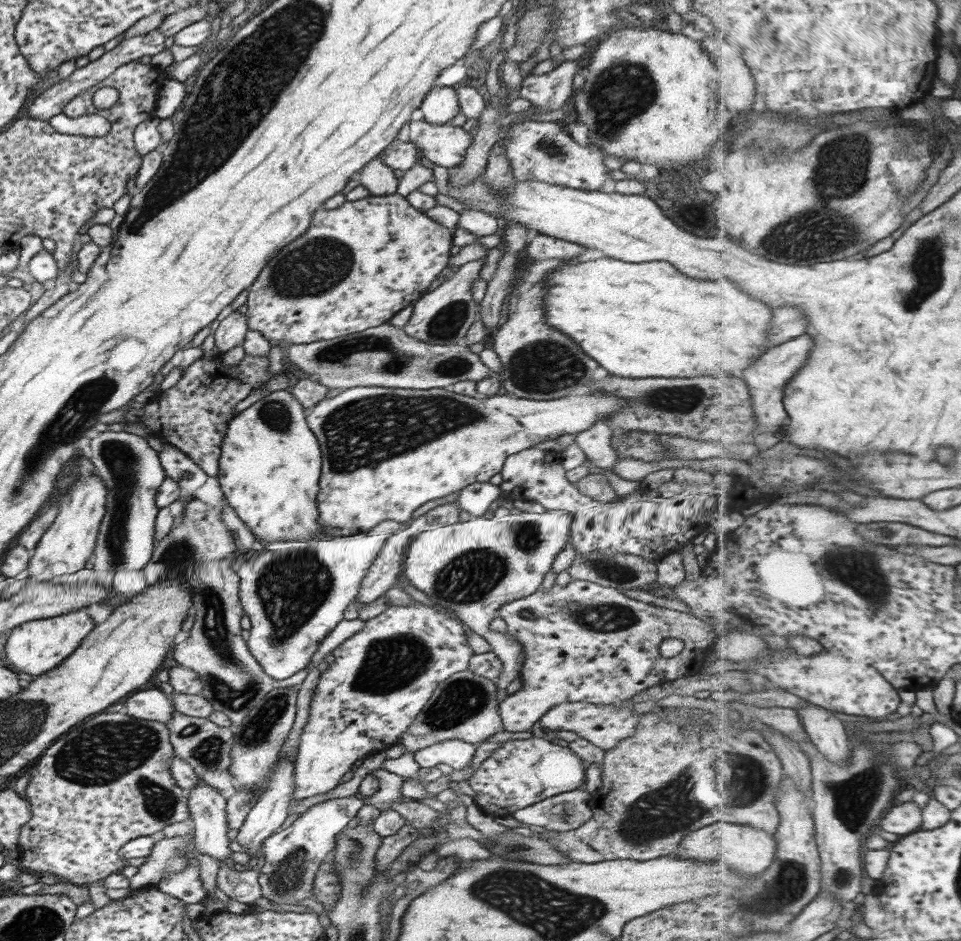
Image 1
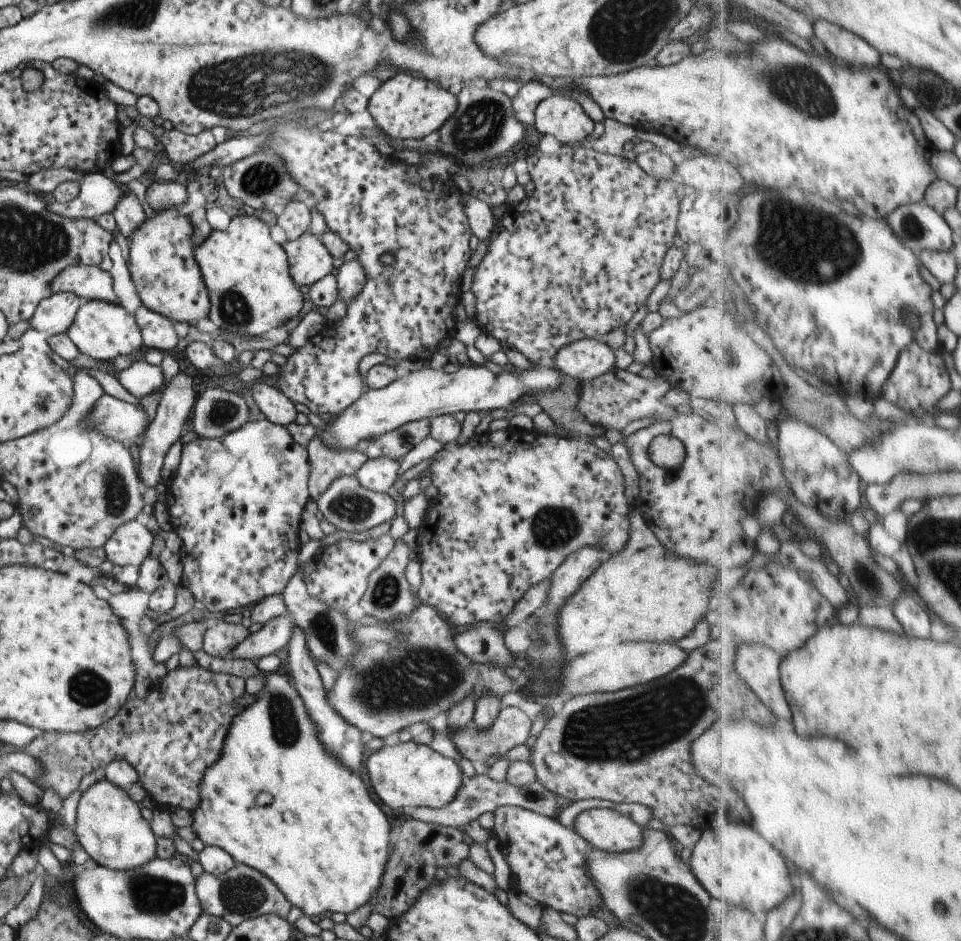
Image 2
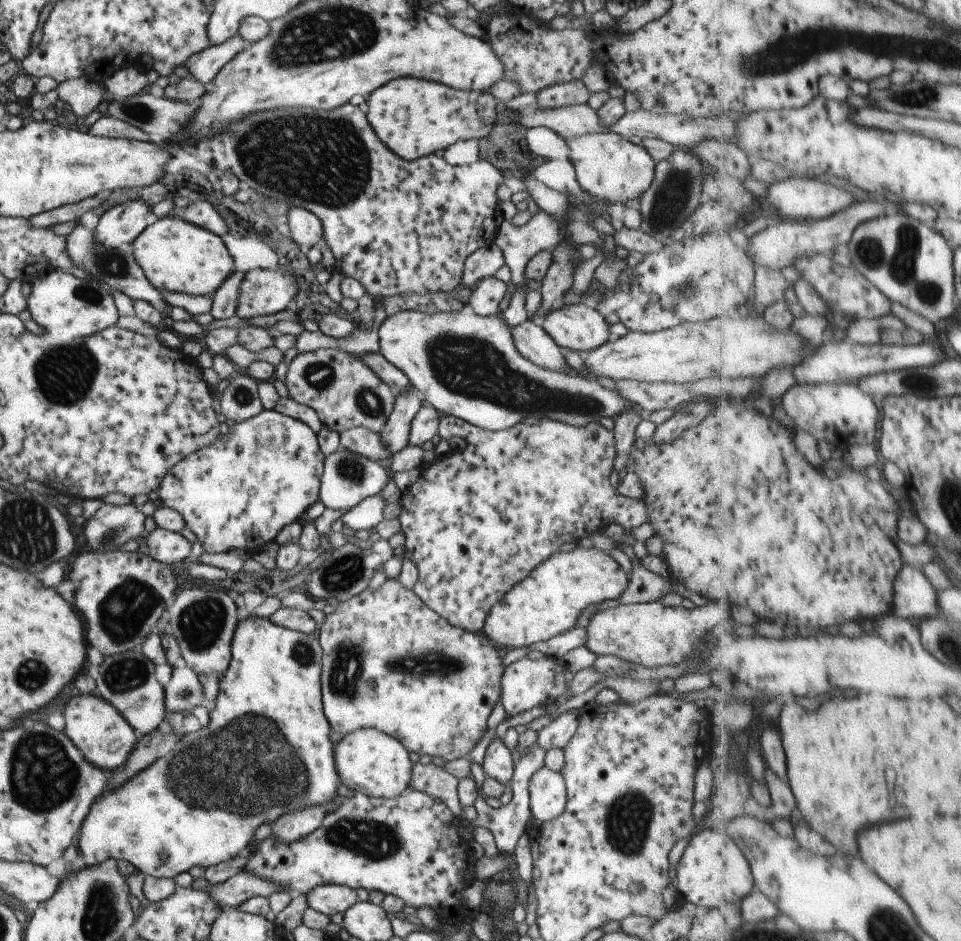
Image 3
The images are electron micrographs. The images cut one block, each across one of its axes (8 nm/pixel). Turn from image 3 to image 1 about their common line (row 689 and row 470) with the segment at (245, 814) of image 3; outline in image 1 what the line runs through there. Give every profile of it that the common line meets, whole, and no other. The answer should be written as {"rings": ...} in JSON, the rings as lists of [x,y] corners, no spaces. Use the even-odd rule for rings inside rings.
{"rings":[[[285,389],[267,394],[227,422],[226,436],[221,438],[216,479],[225,501],[251,530],[256,550],[270,542],[329,541],[337,538],[319,522],[315,496],[319,492],[321,458],[317,439],[305,420],[305,410]]]}

